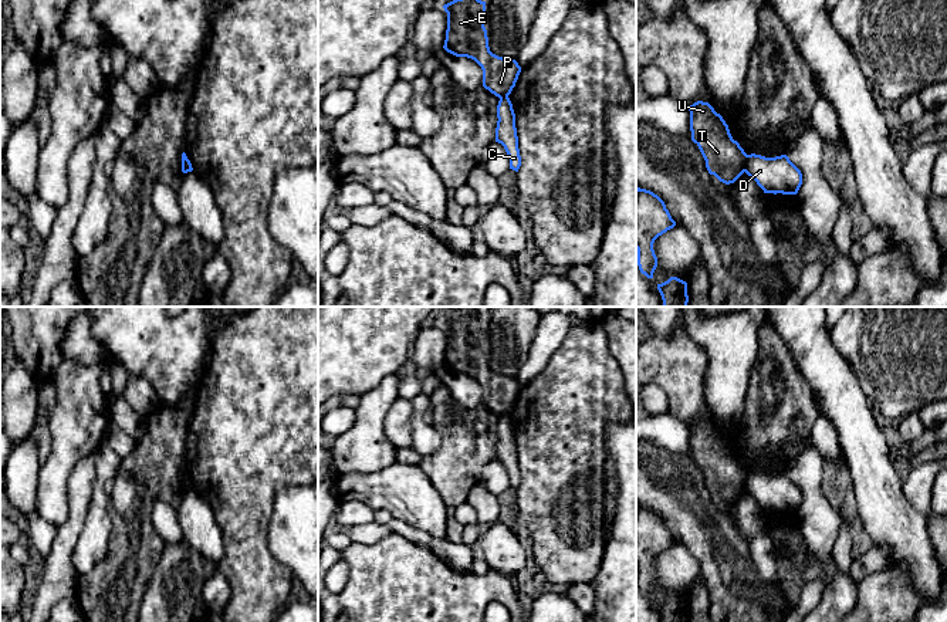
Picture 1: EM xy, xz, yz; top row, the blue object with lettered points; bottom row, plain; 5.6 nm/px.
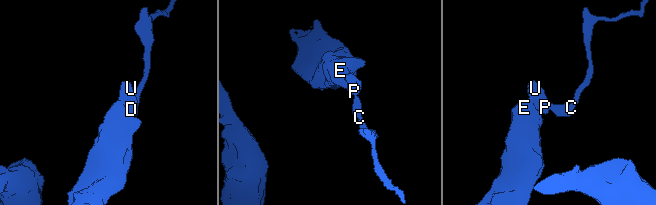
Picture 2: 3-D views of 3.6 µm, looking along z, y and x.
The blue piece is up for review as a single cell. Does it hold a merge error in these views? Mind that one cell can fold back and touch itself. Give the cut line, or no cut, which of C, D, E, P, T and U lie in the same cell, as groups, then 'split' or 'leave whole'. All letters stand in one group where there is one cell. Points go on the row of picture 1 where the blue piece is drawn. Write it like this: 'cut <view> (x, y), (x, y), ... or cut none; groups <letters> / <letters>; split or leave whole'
cut yz (747, 155), (743, 171); groups C D / E P T U; split

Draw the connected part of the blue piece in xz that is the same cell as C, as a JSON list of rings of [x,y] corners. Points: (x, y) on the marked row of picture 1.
[[[508,97],[500,98],[497,105],[496,142],[501,143],[510,159],[510,169],[518,172],[521,156],[515,128],[515,114]]]

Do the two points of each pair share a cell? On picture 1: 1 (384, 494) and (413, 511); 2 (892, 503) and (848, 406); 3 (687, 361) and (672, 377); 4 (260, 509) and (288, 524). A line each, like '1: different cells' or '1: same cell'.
1: same cell
2: same cell
3: same cell
4: different cells

